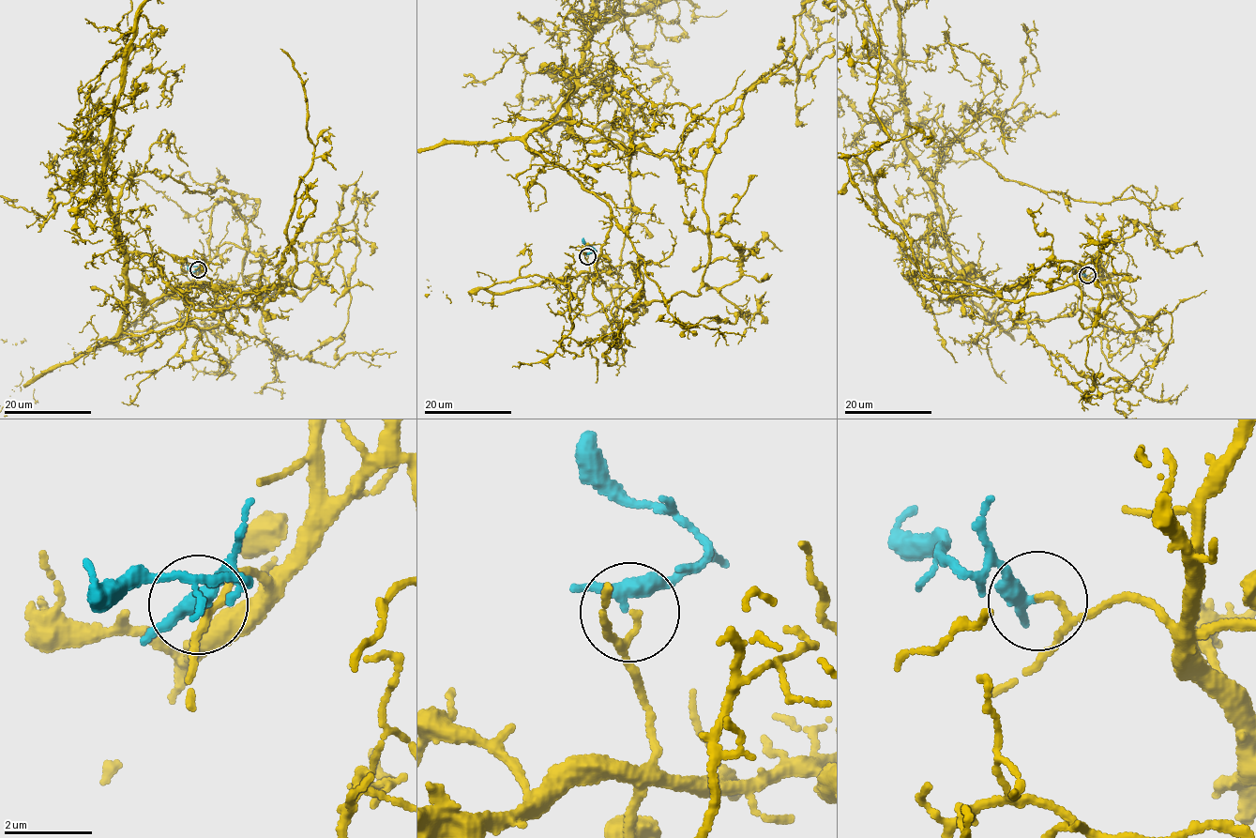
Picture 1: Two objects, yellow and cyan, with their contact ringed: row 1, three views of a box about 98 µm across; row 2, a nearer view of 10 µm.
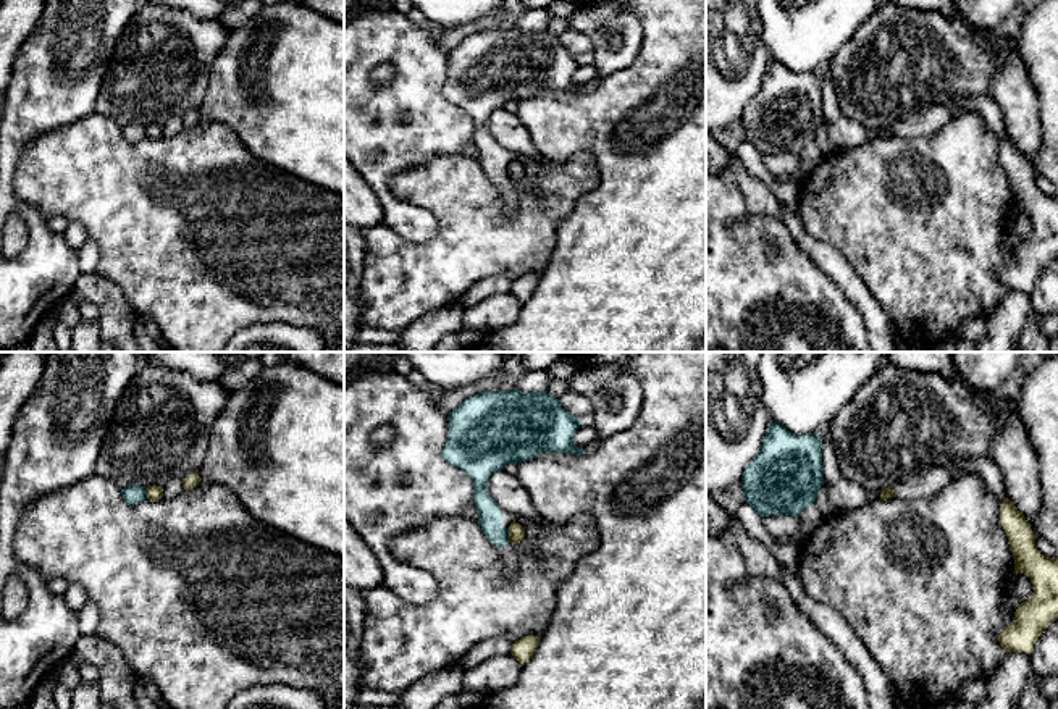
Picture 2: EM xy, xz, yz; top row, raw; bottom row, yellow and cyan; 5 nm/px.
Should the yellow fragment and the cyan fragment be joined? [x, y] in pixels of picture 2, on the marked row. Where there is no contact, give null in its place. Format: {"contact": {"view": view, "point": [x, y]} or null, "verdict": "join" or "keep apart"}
{"contact": {"view": "xz", "point": [509, 536]}, "verdict": "keep apart"}

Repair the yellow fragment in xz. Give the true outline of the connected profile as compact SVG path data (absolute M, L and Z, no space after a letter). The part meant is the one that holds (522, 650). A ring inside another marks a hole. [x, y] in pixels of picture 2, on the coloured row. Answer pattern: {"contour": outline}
{"contour": "M535 635L523 636L512 643L510 654L525 665L533 657L536 648L538 648L539 638Z"}

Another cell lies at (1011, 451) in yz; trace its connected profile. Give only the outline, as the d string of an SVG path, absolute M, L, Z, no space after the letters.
M1000 404L995 409L1001 413L1005 425L992 439L989 459L993 460L1003 476L1008 499L1024 515L1037 536L1034 525L1040 507L1037 452L1022 430L1021 420Z

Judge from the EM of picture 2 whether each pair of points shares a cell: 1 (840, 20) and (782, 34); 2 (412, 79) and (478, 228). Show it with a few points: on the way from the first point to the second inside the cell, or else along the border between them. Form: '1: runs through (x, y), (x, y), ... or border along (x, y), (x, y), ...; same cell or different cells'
1: runs through (826, 23), (797, 26); same cell
2: border along (459, 152), (436, 155), (411, 170); different cells

